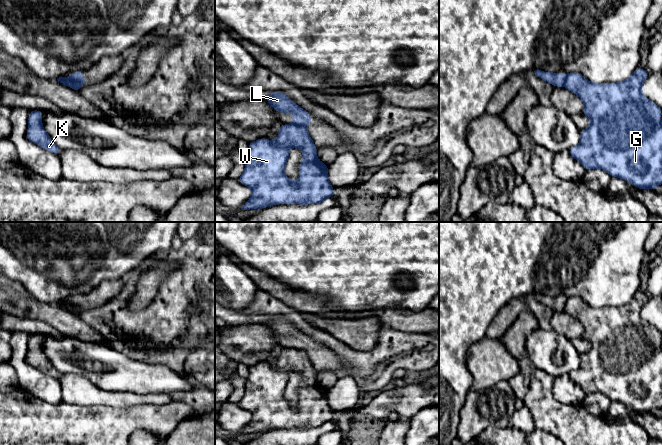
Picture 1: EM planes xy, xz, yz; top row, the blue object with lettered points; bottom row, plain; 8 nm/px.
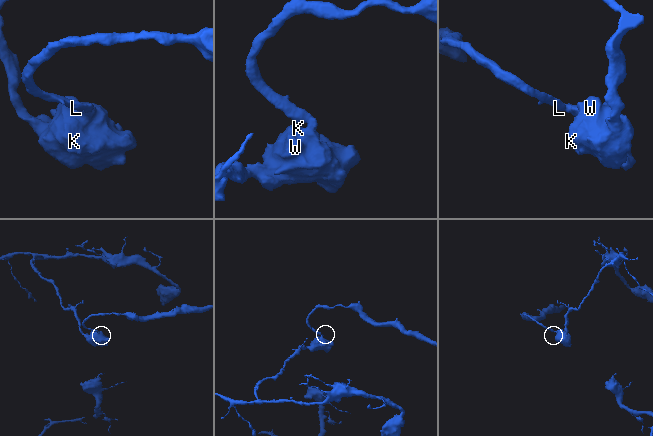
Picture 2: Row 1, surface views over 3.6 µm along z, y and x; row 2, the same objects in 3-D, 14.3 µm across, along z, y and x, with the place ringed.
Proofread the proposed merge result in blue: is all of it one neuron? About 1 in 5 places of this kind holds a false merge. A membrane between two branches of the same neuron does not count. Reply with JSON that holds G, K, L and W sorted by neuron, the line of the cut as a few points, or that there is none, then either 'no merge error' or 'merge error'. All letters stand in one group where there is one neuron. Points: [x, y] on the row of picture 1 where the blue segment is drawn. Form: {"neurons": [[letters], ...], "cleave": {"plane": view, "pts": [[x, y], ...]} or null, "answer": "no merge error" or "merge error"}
{"neurons": [["G", "K", "W"], ["L"]], "cleave": {"plane": "xy", "pts": [[69, 77], [81, 85]]}, "answer": "merge error"}

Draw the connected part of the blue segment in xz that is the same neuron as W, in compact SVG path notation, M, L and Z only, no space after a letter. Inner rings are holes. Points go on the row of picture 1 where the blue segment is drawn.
M282 124L275 142L261 138L249 142L248 146L245 169L238 181L248 186L252 195L241 210L277 204L317 204L334 195L334 187L328 179L329 165L317 158L317 147L306 127ZM289 148L303 151L296 182L285 176Z

